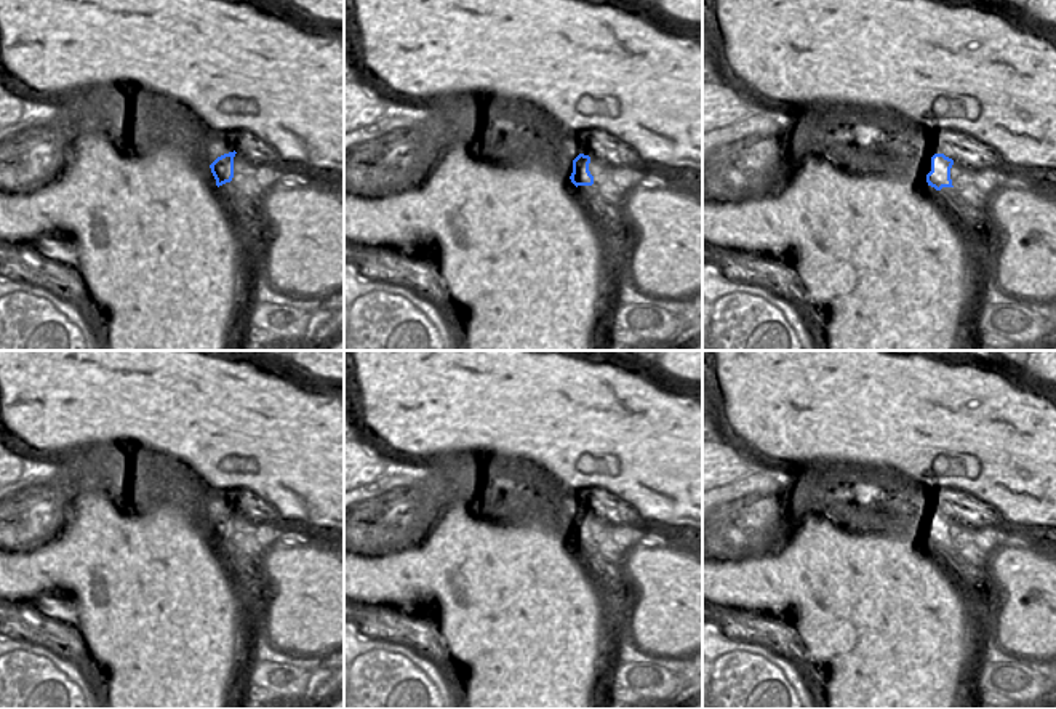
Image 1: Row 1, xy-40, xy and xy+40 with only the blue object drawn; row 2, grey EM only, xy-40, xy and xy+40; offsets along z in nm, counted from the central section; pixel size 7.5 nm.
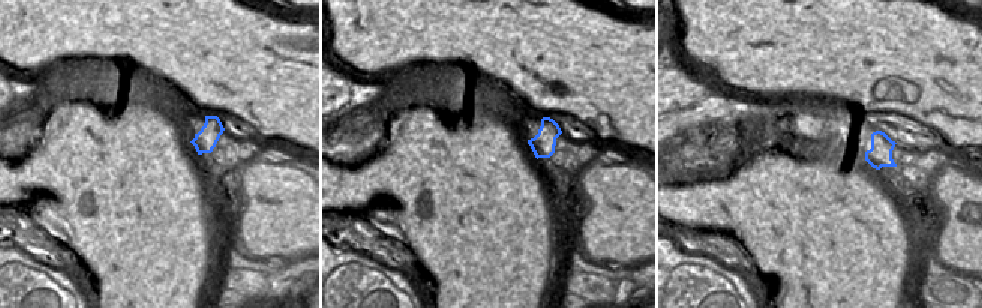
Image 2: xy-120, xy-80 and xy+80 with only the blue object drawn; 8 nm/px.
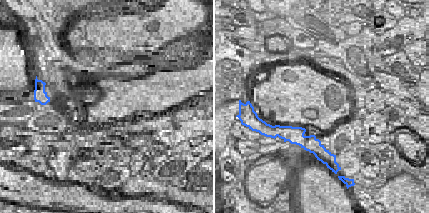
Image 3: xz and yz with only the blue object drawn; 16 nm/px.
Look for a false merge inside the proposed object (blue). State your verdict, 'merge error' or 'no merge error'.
no merge error

